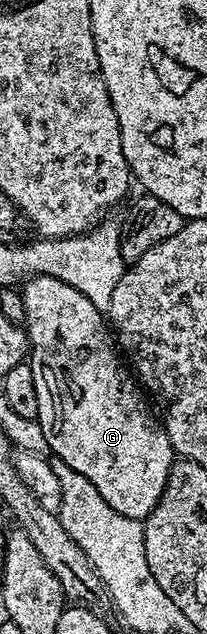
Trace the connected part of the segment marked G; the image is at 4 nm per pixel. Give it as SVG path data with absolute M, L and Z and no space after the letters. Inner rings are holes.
M31 276L24 285L21 290L24 328L28 334L34 389L38 389L35 422L40 423L45 445L52 450L53 456L70 465L75 472L82 473L111 509L117 510L123 517L141 521L147 519L166 489L174 462L170 437L164 432L163 422L154 414L133 372L122 362L103 312L95 309L78 289L58 278Z

